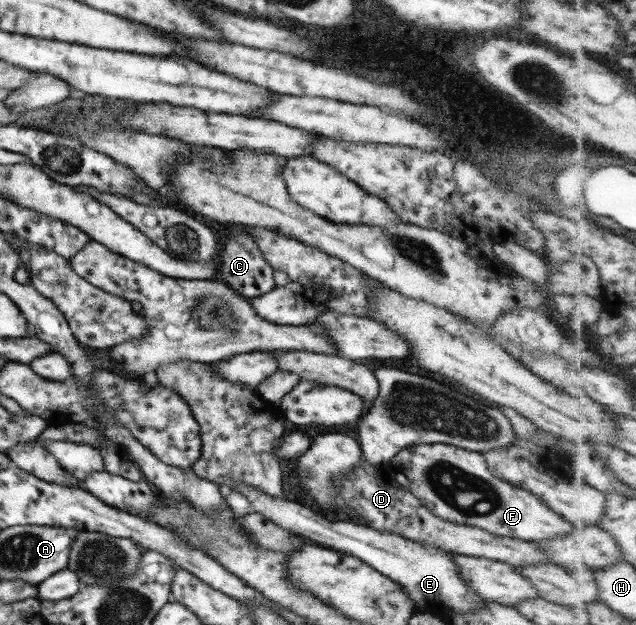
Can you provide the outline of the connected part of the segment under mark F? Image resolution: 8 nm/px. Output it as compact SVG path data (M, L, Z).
M447 443L412 445L397 454L397 466L405 474L411 470L411 482L403 482L401 486L418 498L433 516L445 522L533 542L557 538L575 528L534 494L491 475L481 453Z

